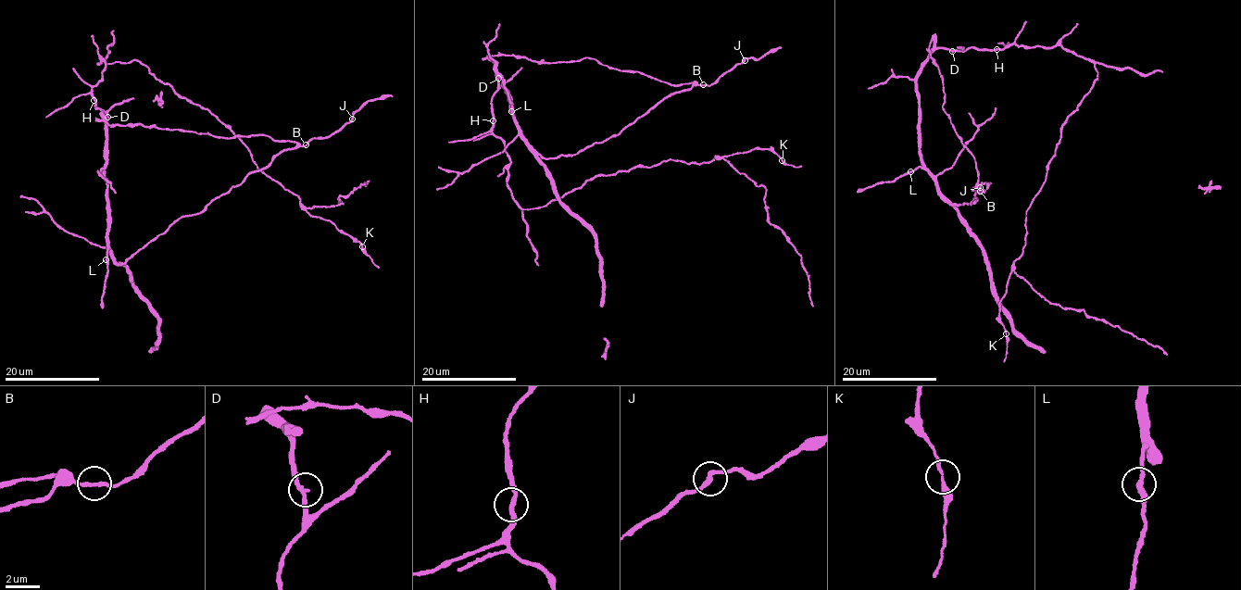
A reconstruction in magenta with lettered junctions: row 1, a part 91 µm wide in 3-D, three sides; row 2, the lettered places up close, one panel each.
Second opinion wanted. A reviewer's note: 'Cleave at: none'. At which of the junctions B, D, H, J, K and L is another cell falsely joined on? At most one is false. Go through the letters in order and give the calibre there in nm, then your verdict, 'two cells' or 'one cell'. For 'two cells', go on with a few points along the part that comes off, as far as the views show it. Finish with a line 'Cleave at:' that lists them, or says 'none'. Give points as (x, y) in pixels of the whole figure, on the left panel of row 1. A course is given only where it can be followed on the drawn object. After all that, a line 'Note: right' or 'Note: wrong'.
B: 200 nm thick; one cell
D: 240 nm thick; one cell
H: 240 nm thick; one cell
J: 220 nm thick; one cell
K: 240 nm thick; one cell
L: 280 nm thick; one cell
Cleave at: none
Note: right

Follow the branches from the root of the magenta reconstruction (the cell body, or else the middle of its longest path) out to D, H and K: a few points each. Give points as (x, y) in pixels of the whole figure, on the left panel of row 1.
D: (103, 61), (106, 68), (103, 79), (92, 90), (95, 109), (105, 112), (107, 117)
H: (103, 61), (106, 68), (103, 79), (92, 90), (94, 100)
K: (103, 61), (139, 60), (209, 110), (258, 169), (362, 246)

